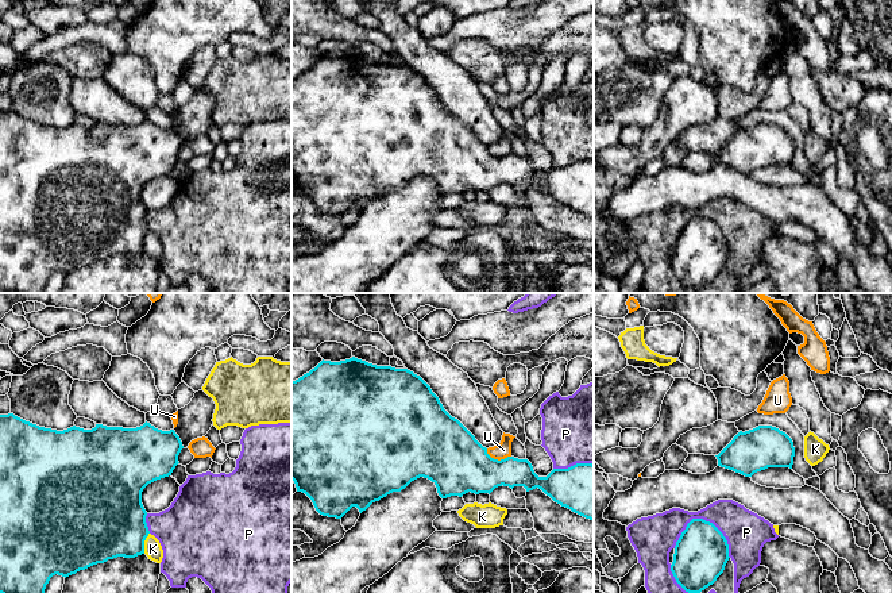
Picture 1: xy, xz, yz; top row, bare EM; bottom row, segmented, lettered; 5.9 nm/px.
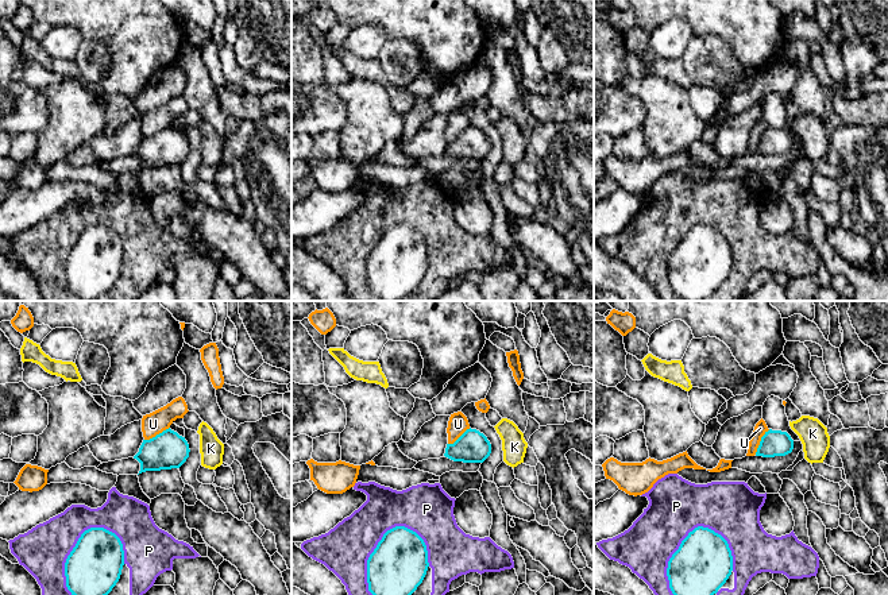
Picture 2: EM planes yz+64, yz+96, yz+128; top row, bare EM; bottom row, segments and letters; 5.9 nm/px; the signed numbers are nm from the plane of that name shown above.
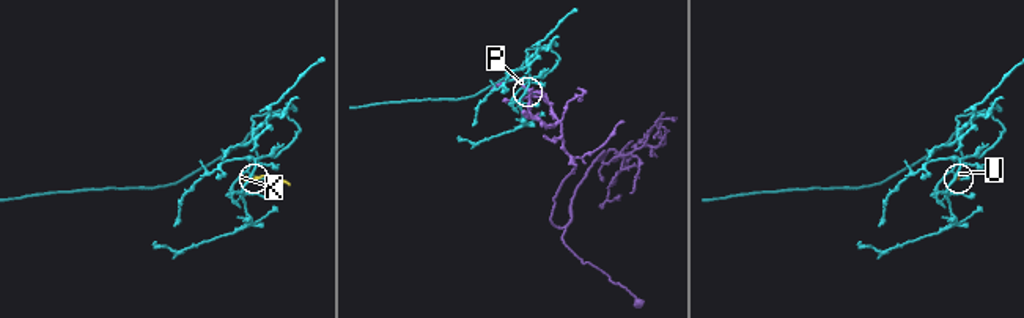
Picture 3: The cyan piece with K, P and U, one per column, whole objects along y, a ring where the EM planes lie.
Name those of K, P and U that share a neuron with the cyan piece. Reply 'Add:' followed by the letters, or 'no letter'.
Add: no letter

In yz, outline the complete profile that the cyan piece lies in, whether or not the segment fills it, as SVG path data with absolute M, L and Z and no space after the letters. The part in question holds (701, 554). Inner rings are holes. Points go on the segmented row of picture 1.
M692 519L675 546L671 571L688 593L700 593L723 573L729 561L729 544L710 521Z

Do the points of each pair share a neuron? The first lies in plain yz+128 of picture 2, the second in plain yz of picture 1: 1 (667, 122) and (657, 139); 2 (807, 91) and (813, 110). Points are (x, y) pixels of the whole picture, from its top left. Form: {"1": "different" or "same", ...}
{"1": "same", "2": "same"}

